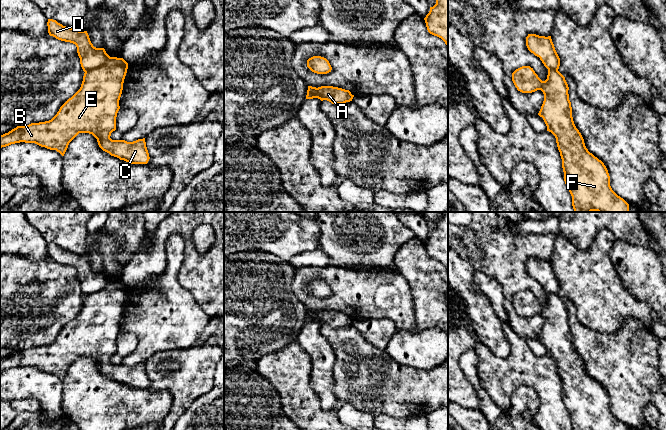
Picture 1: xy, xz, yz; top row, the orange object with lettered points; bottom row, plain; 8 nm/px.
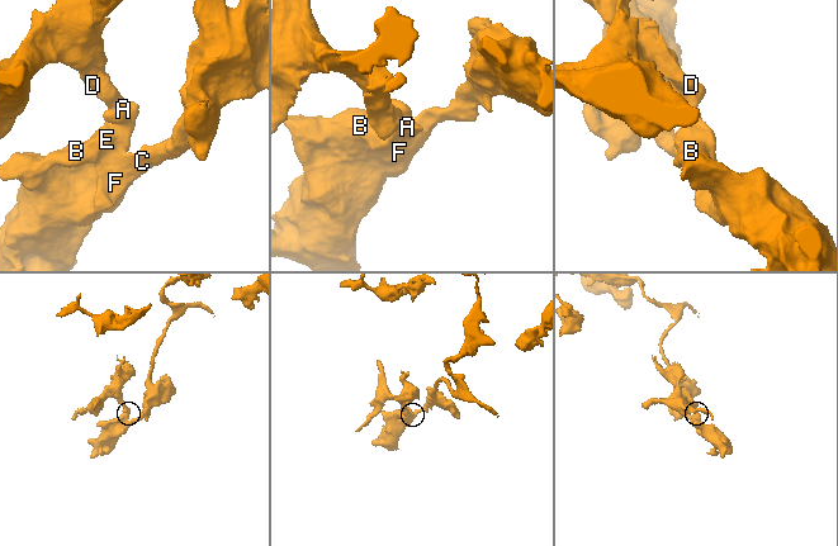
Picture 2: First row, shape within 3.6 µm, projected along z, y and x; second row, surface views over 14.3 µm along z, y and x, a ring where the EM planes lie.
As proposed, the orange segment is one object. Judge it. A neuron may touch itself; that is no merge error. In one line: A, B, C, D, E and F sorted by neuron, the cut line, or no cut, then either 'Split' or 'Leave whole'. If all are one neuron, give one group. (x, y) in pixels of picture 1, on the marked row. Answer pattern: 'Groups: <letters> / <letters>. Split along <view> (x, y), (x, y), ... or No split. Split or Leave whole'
Groups: A B C E F / D. Split along xy (110, 57), (103, 64), (85, 72). Split

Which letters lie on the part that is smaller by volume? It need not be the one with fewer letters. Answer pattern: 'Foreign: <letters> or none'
Foreign: D

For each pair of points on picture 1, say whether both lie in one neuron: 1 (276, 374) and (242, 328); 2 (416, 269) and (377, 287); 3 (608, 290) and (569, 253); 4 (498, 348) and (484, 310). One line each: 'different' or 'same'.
1: different
2: different
3: same
4: same

